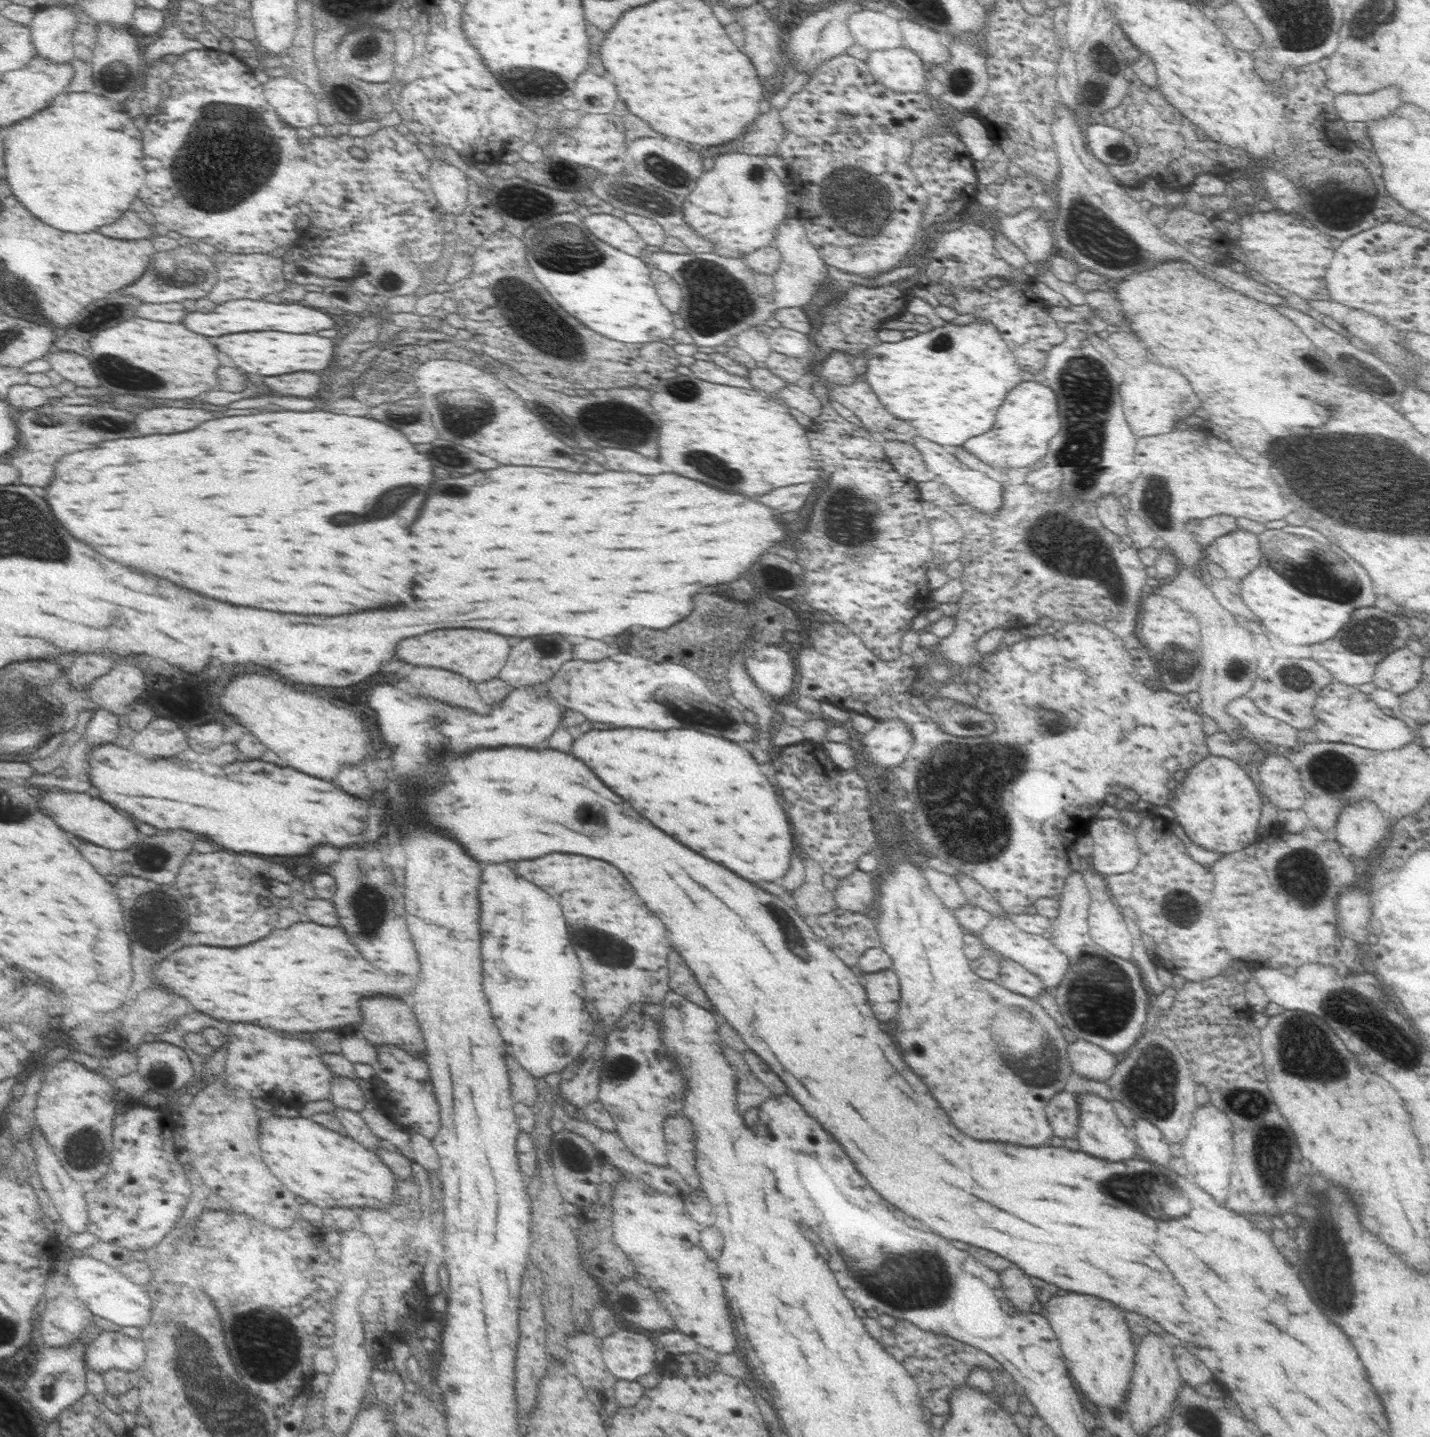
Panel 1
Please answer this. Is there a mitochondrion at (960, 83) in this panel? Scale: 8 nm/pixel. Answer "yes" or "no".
yes

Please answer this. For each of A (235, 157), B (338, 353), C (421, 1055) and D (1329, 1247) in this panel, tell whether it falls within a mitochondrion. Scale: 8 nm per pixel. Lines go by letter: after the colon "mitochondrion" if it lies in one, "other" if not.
A: mitochondrion
B: other
C: other
D: mitochondrion

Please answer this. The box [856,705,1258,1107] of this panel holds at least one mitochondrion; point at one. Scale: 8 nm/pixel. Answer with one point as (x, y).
(959, 804)

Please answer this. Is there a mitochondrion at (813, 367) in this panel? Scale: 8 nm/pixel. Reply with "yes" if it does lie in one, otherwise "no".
no

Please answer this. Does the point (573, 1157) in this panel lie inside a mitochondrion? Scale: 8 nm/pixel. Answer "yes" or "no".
no

